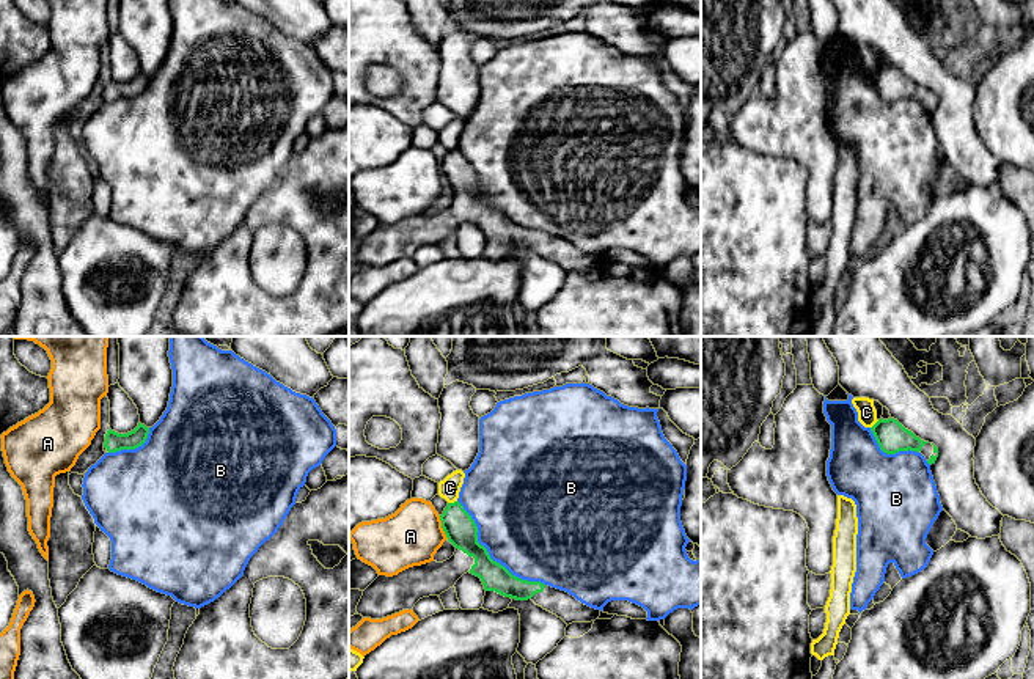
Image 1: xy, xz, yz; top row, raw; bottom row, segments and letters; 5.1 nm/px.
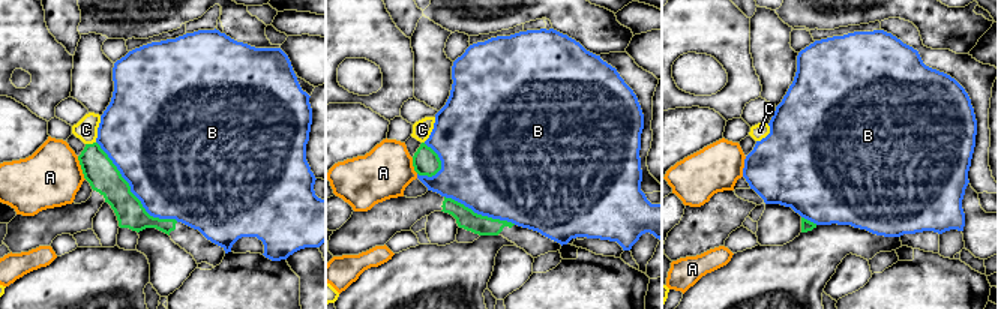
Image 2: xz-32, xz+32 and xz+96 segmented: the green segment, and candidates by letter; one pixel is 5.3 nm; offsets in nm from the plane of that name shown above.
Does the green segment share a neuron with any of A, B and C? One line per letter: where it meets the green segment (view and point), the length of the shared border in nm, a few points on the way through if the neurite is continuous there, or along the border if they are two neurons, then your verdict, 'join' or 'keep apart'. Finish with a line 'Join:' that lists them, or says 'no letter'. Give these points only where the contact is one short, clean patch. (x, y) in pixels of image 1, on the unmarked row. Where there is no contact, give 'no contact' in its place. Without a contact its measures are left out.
A: contact xz (442, 175); length 130 nm; border xz (439, 164), (440, 175), (448, 186); keep apart
B: contact xz (489, 203); length 600 nm; keep apart
C: contact xz (451, 151); length 50 nm; border xz (456, 148), (448, 151); keep apart
Join: no letter

